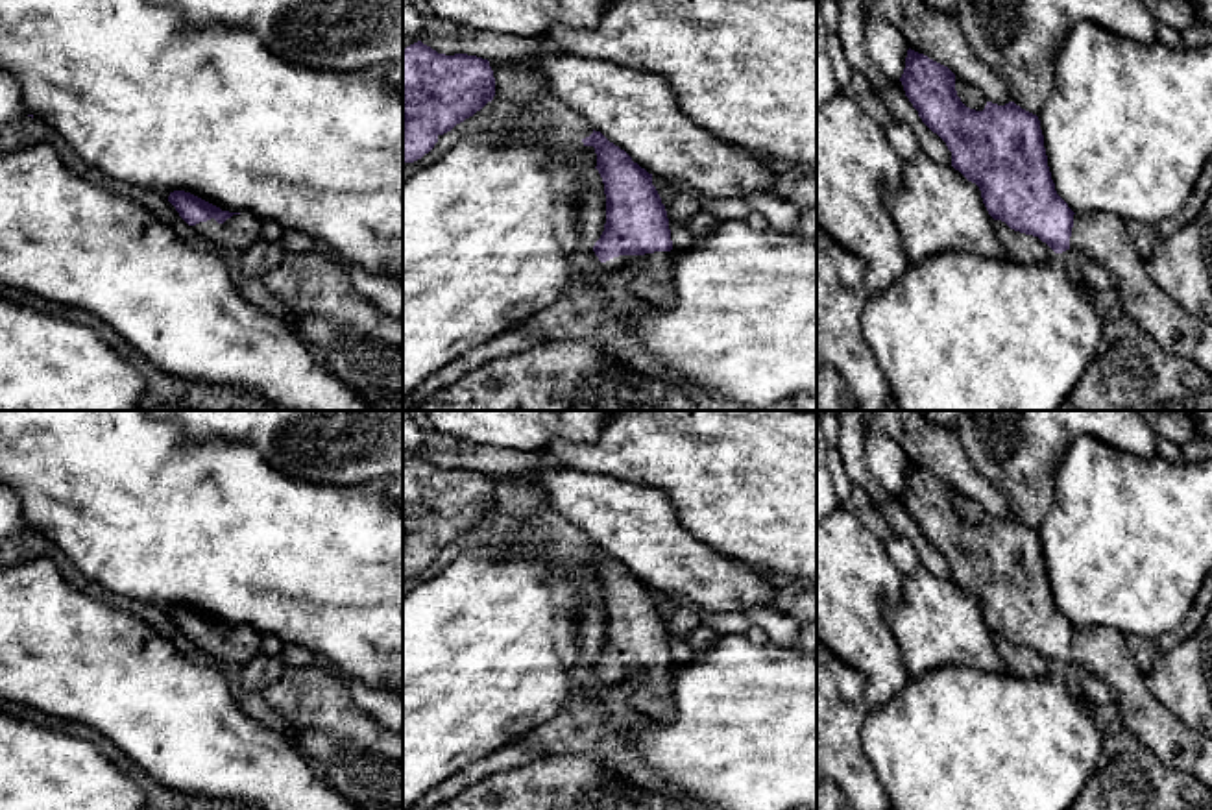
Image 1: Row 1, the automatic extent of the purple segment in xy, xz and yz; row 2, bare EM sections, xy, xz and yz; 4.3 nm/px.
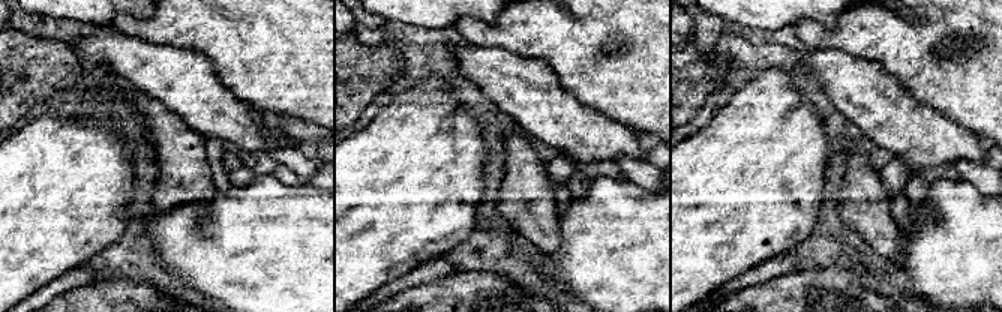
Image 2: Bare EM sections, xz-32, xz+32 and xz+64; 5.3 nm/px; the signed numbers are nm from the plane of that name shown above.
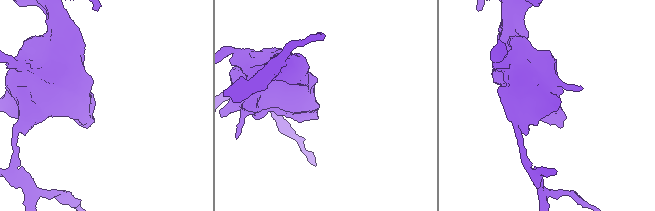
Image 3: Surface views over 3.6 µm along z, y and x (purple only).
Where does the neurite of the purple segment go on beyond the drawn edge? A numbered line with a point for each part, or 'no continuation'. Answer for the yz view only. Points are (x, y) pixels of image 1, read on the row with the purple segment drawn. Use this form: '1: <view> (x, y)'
1: yz (1103, 237)

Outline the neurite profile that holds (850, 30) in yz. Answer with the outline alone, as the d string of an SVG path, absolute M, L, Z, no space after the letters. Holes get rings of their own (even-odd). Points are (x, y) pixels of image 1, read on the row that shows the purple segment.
M837 0L841 7L841 18L837 33L852 70L857 70L868 78L876 89L900 89L903 94L903 85L900 80L889 78L879 70L868 57L865 46L865 7L861 0Z

